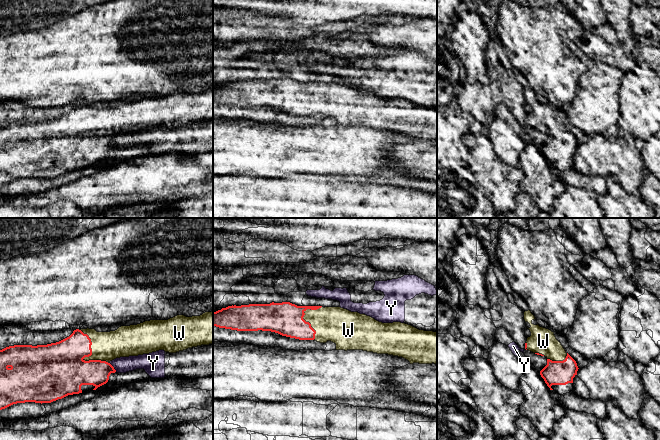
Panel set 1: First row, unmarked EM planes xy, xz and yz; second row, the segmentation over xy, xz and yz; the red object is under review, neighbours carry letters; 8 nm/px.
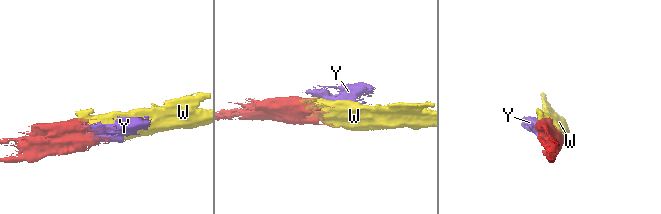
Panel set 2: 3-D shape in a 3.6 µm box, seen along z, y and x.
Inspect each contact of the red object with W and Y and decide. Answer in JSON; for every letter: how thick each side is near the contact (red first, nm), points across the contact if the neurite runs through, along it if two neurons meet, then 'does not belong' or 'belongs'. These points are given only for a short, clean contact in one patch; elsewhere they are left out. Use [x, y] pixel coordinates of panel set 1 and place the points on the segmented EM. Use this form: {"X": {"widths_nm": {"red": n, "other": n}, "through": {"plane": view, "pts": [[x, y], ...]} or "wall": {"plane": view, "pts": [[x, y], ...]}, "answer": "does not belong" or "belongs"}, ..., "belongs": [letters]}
{"W": {"widths_nm": {"red": 380, "other": 240}, "answer": "belongs"}, "Y": {"widths_nm": {"red": 200, "other": 130}, "wall": {"plane": "xy", "pts": [[107, 362], [116, 371]]}, "answer": "does not belong"}, "belongs": ["W"]}

